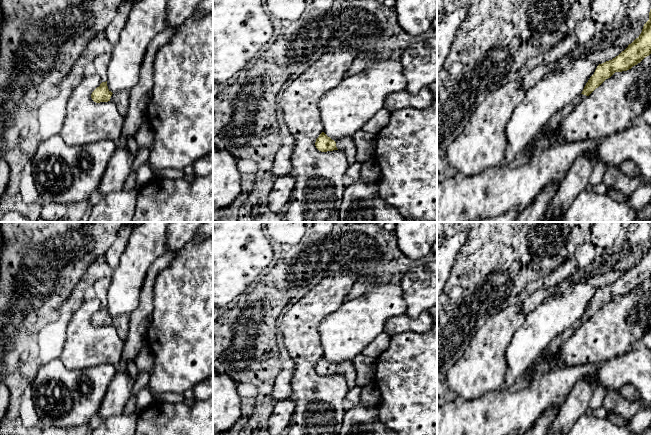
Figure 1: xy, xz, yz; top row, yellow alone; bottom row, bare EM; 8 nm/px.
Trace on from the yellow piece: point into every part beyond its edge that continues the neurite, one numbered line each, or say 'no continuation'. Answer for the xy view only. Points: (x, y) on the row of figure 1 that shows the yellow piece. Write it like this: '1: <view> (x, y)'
1: xy (121, 98)

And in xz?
1: xz (346, 145)

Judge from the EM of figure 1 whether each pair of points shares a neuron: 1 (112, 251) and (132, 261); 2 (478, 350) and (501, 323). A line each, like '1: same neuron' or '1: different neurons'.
1: different neurons
2: same neuron

